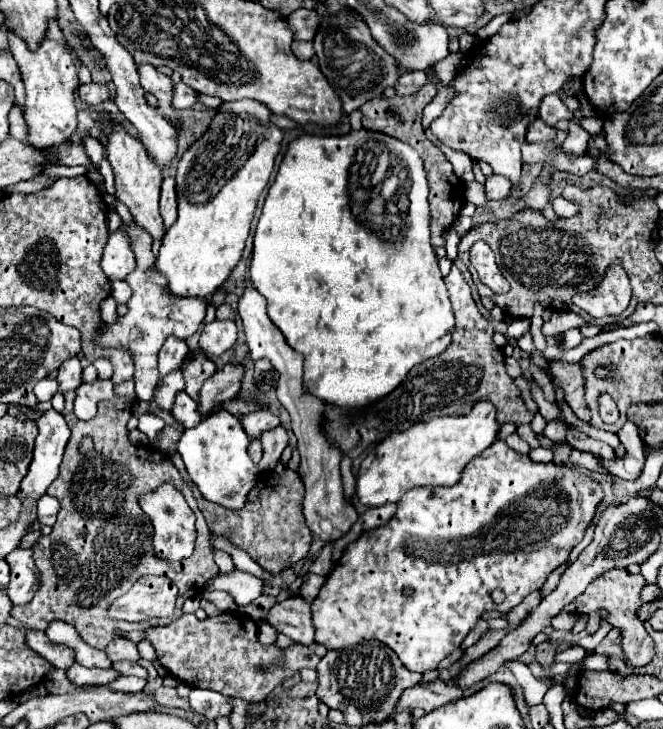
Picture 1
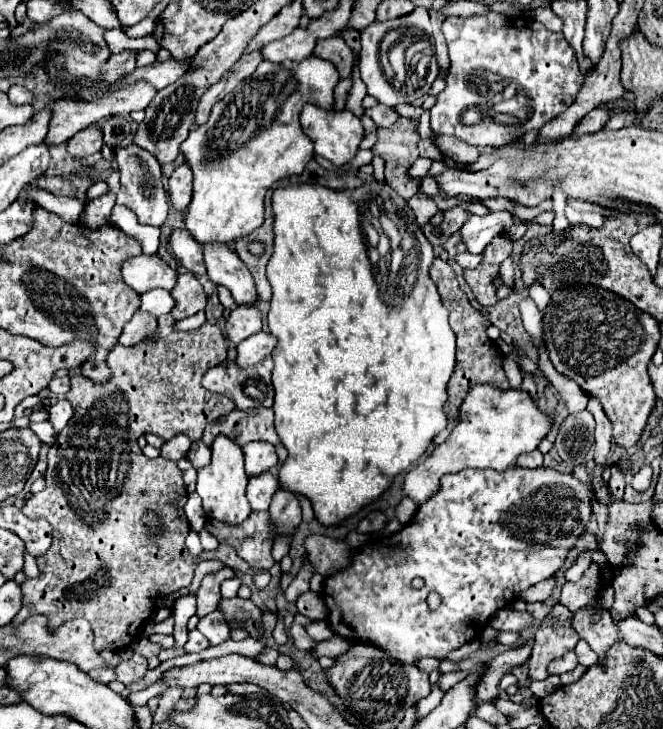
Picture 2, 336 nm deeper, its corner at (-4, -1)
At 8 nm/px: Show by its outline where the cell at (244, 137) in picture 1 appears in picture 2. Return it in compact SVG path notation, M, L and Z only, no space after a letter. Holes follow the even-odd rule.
M310 55L304 61L262 61L258 69L244 79L244 87L228 93L228 97L224 97L224 101L220 101L220 105L212 109L212 117L204 125L200 125L200 129L190 131L188 139L182 143L186 163L194 173L194 195L186 209L186 227L198 243L232 243L236 237L250 235L264 223L264 197L272 183L284 177L300 175L308 161L314 157L314 147L304 135L298 119L302 107L306 103L312 103L322 109L332 109L334 87L338 85L338 81L340 75L336 65L316 55Z

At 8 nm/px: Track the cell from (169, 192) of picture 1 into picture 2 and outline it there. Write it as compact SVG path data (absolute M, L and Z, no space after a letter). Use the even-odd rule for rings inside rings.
M182 163L172 171L168 179L168 191L170 191L172 207L176 211L184 211L192 199L192 171L188 163Z

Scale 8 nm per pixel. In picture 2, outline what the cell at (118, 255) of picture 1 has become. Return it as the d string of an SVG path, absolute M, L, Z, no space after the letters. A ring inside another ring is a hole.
M142 253L140 257L134 257L132 261L124 263L122 277L126 285L130 285L136 293L142 295L156 287L170 291L176 285L178 273L168 263L160 261L160 257Z

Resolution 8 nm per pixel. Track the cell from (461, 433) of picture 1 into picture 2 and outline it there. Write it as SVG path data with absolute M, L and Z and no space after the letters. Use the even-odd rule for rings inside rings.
M474 385L460 407L460 423L450 433L450 437L436 447L436 451L412 469L404 481L404 493L416 503L424 505L440 487L440 477L456 473L466 467L488 467L496 471L506 471L514 465L520 453L538 449L540 441L550 433L554 419L540 411L536 399L532 399L522 389L498 389L492 385Z

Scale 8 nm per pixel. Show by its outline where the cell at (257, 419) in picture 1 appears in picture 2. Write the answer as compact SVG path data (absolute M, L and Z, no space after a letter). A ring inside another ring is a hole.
M252 441L242 447L246 457L246 475L256 477L260 473L270 471L274 465L278 465L278 455L274 447L266 441Z

